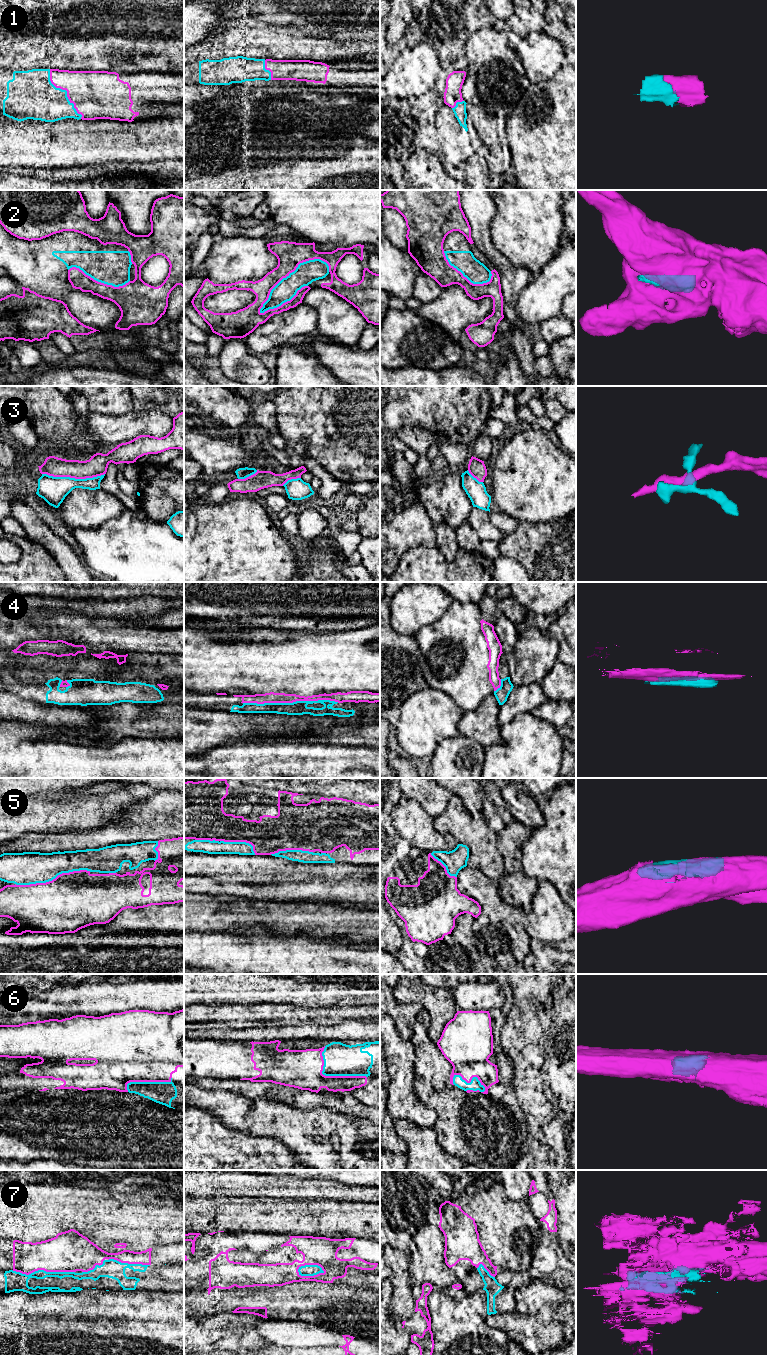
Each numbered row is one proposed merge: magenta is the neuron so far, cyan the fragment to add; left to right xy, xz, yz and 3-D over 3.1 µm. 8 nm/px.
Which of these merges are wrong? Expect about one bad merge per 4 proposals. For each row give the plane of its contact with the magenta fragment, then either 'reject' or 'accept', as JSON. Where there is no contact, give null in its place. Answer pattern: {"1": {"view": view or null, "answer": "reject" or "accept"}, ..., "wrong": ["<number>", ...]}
{"1": {"view": "xy", "answer": "accept"}, "2": {"view": "xz", "answer": "reject"}, "3": {"view": "xy", "answer": "reject"}, "4": {"view": "xz", "answer": "reject"}, "5": {"view": "xy", "answer": "accept"}, "6": {"view": "xz", "answer": "reject"}, "7": {"view": "xy", "answer": "reject"}, "wrong": ["2", "3", "4", "6", "7"]}

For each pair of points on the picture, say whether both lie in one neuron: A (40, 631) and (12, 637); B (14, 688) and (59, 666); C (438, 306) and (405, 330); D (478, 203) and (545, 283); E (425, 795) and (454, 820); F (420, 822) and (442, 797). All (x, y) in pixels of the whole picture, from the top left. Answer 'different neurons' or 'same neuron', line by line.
A: same neuron
B: same neuron
C: different neurons
D: different neurons
E: different neurons
F: different neurons

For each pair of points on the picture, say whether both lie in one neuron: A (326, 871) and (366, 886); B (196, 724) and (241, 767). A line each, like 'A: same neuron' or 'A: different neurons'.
A: different neurons
B: different neurons

